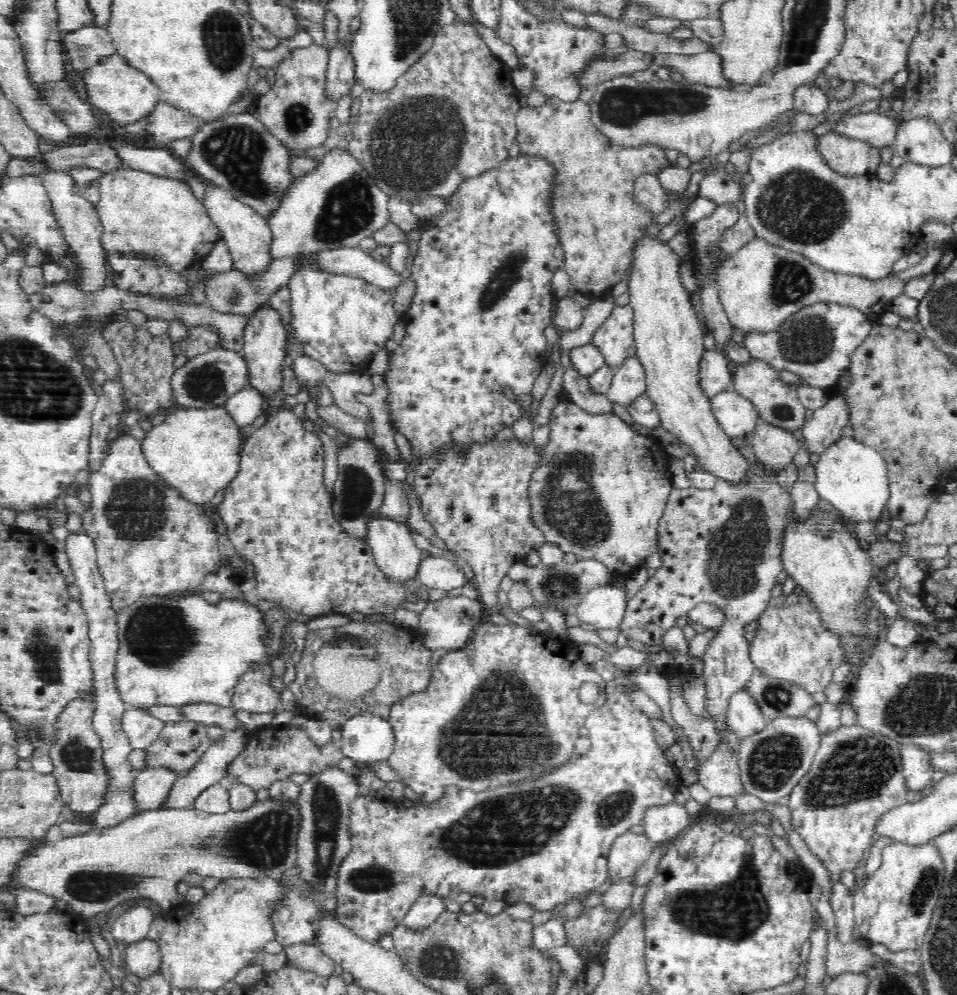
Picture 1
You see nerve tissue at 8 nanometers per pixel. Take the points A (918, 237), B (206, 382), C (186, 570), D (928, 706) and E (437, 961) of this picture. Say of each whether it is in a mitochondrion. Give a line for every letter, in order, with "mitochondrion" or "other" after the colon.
A: other
B: mitochondrion
C: other
D: mitochondrion
E: mitochondrion

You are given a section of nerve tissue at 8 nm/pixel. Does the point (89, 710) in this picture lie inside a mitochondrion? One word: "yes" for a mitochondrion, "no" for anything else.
no

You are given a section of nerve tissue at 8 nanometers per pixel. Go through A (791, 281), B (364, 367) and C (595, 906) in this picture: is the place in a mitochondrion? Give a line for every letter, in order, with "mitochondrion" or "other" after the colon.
A: mitochondrion
B: other
C: other

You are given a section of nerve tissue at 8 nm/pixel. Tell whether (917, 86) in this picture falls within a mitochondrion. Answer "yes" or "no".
no

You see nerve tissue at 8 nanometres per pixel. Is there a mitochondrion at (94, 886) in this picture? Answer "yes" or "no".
yes

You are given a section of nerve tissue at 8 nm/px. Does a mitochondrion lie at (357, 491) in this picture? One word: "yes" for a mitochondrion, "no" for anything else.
yes

